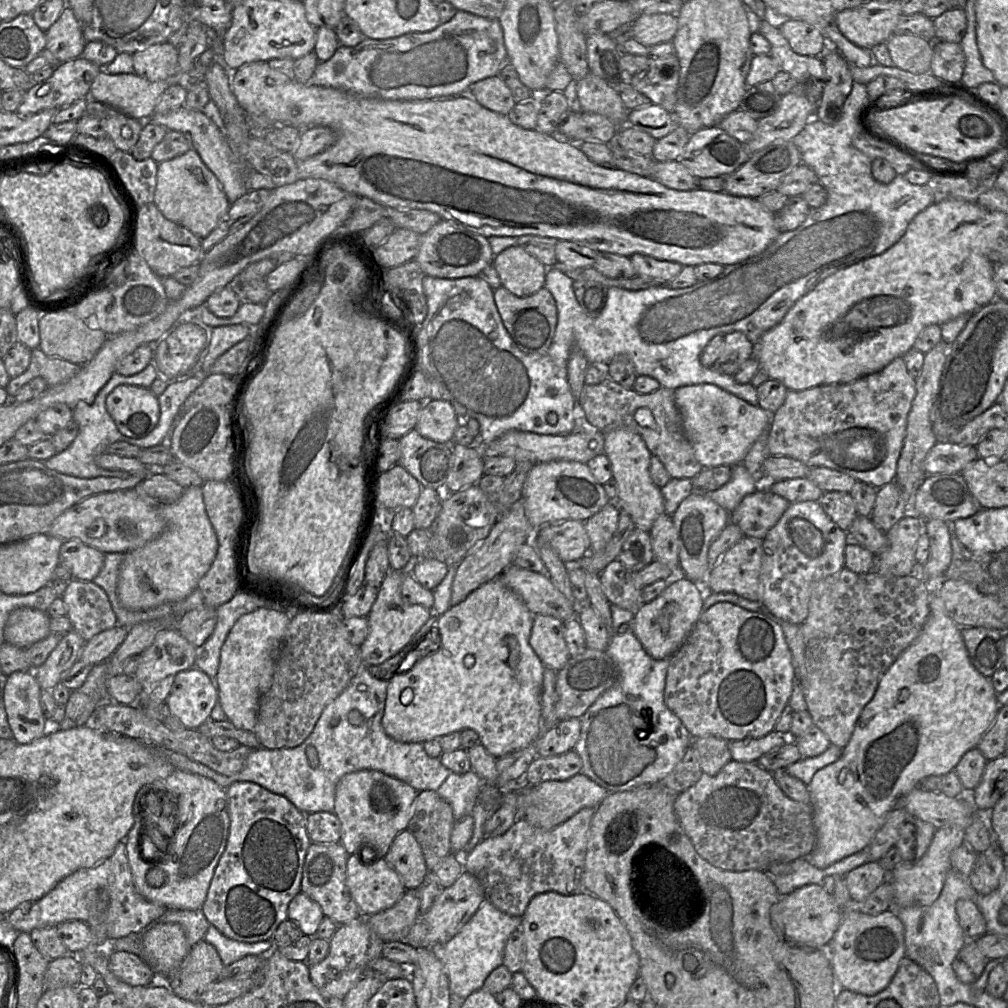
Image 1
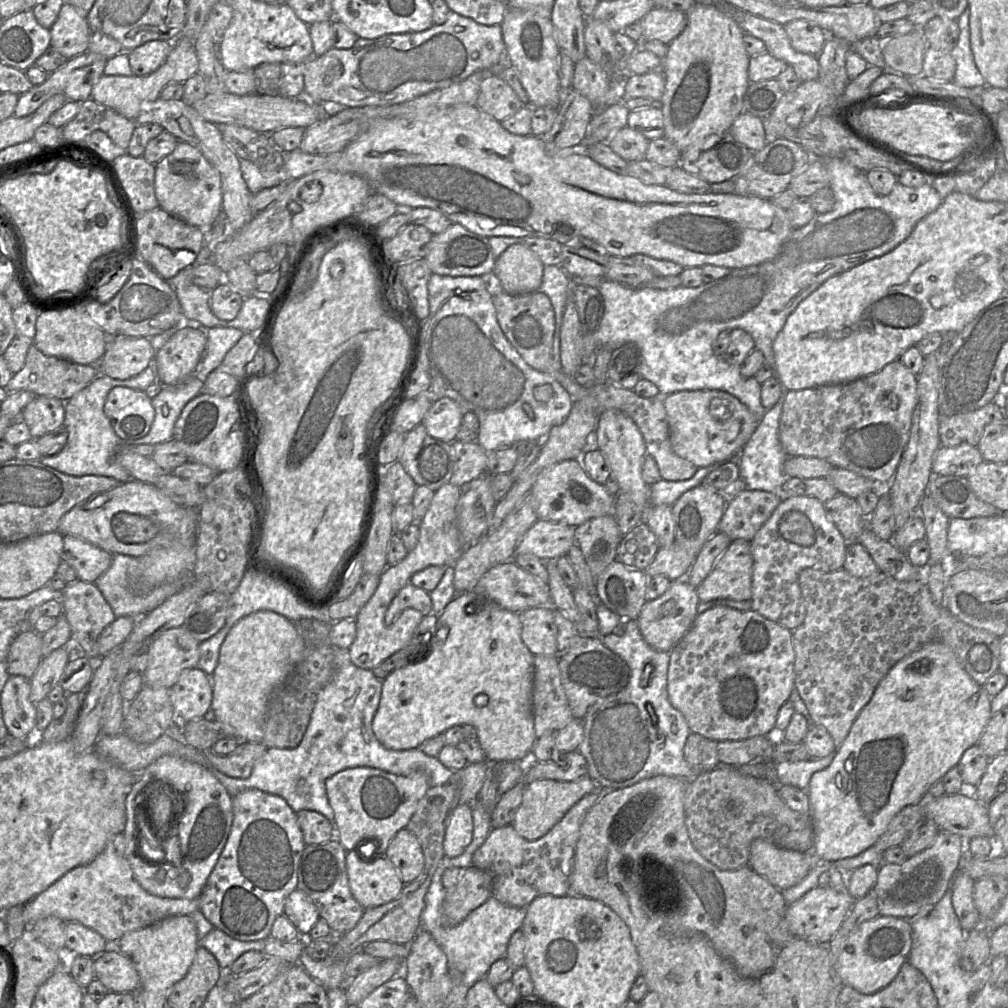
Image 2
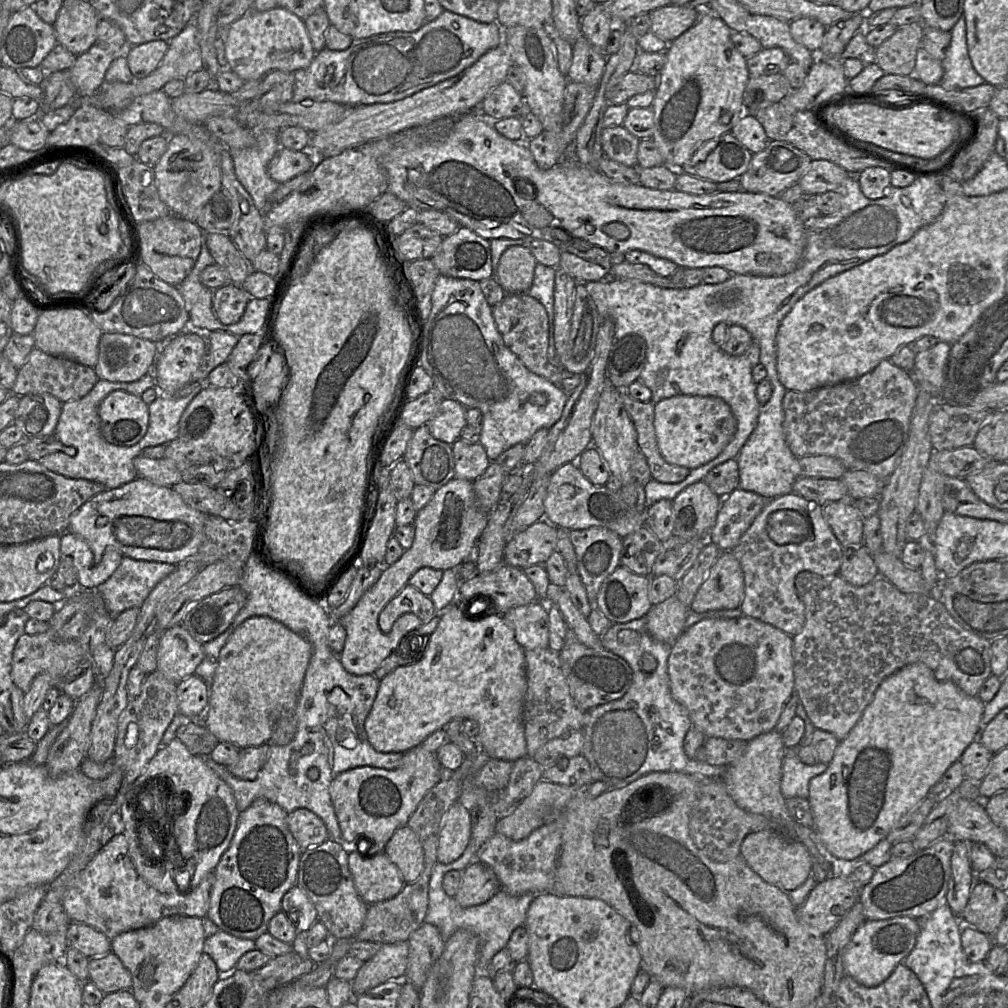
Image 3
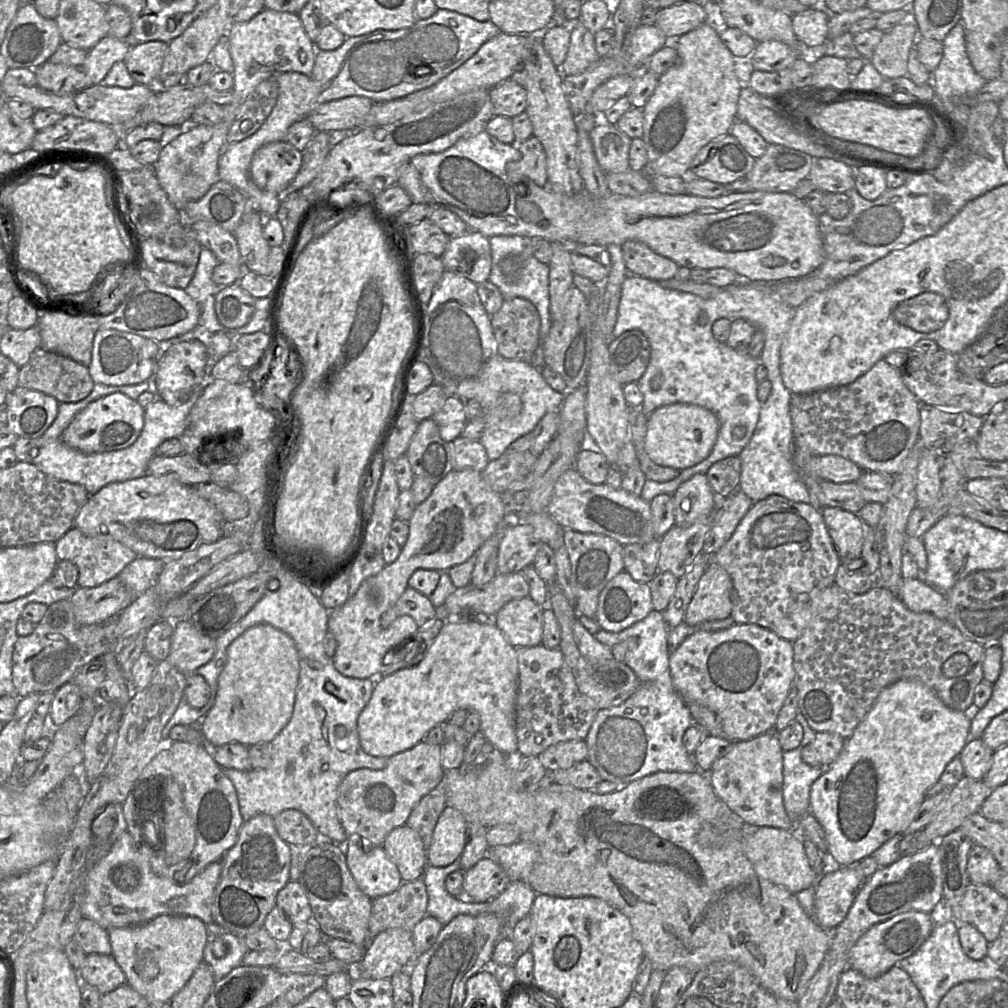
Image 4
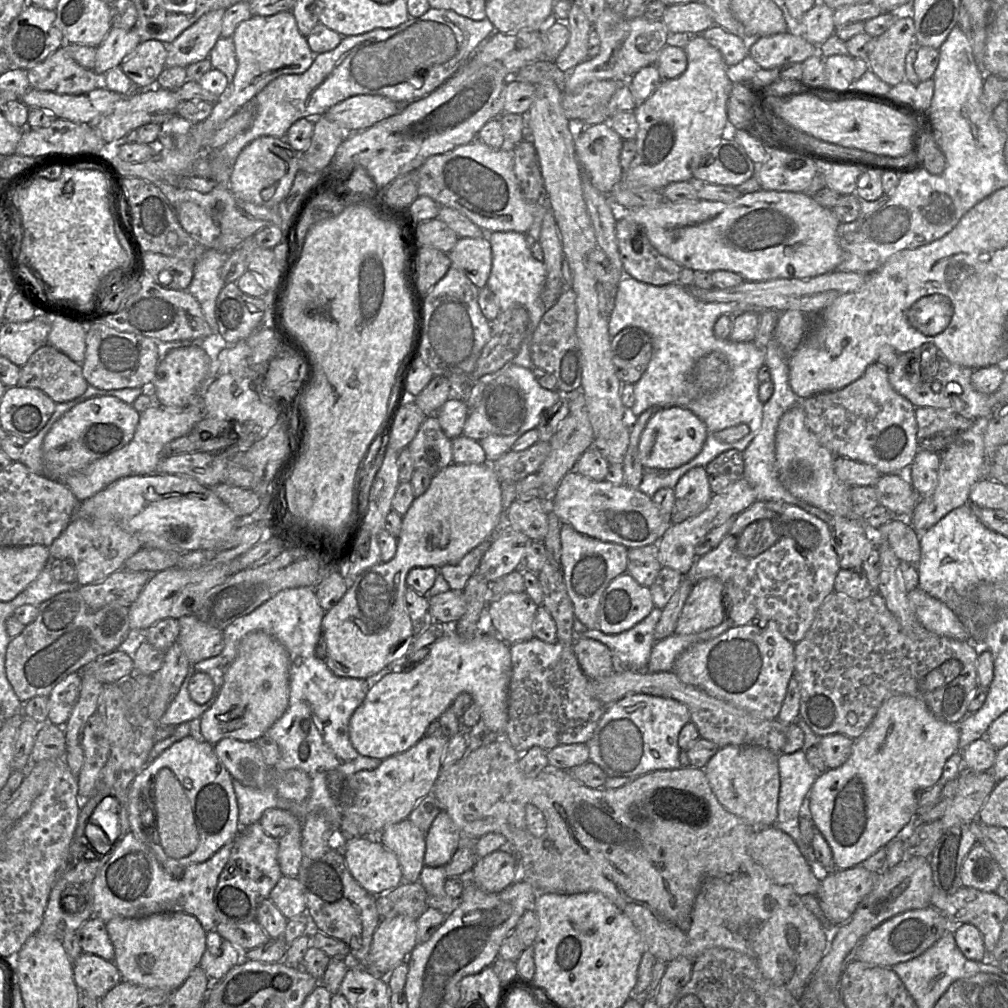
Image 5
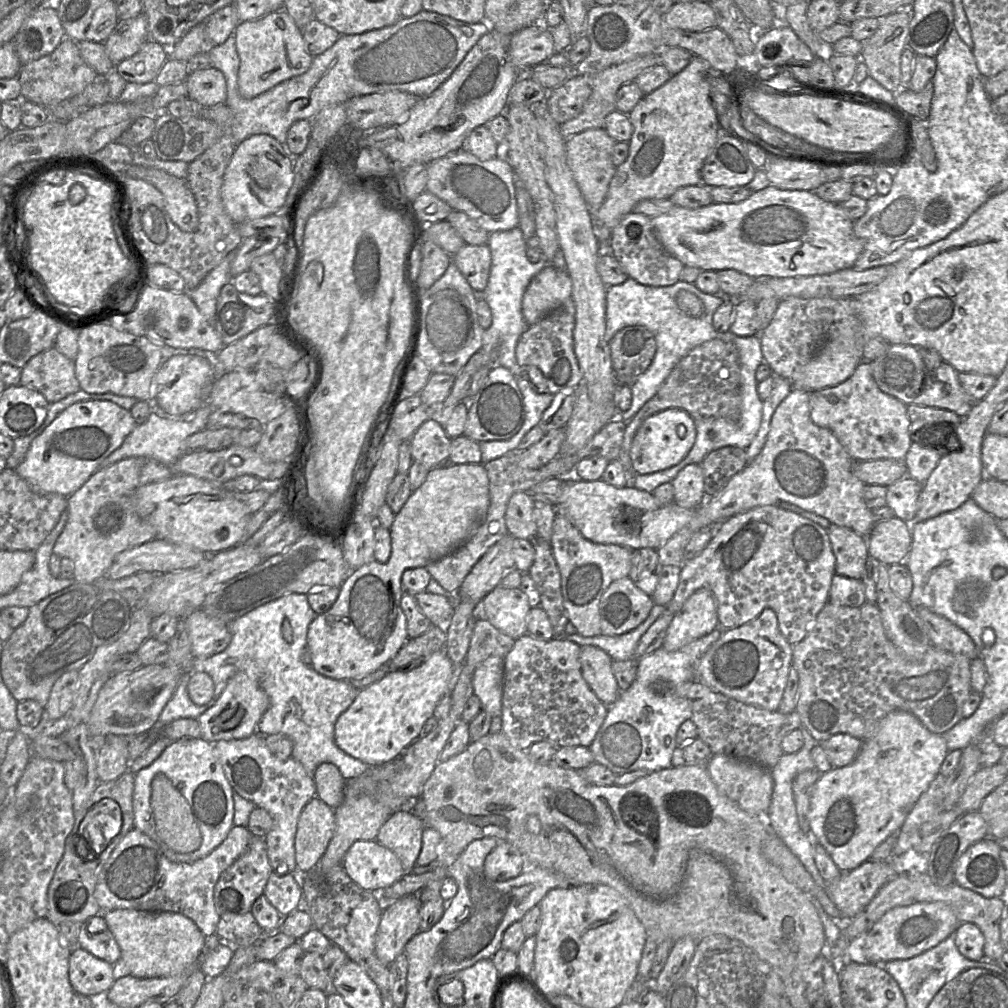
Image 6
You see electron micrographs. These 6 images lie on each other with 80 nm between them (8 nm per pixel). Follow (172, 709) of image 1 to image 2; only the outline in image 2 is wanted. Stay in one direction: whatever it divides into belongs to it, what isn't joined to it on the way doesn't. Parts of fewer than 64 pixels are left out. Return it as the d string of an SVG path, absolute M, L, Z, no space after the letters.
M197 667L183 671L170 688L170 698L174 719L186 723L204 718L211 708L211 677Z

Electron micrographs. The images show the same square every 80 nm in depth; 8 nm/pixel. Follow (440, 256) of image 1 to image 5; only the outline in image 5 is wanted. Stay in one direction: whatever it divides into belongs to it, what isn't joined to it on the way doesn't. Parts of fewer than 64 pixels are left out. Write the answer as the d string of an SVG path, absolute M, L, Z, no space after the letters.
M487 235L458 238L448 253L451 265L461 270L479 289L487 284L492 267L492 250Z

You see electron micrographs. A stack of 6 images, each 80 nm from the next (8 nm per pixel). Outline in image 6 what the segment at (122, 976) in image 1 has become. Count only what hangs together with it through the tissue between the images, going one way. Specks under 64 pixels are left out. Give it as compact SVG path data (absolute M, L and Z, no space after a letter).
M76 946L69 957L69 980L78 994L87 997L105 996L115 981L114 964Z

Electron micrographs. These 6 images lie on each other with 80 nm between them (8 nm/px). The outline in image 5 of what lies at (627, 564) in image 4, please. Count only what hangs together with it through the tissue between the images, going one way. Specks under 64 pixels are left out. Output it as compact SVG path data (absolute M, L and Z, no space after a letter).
M658 543L627 551L627 572L639 585L650 587L660 569Z

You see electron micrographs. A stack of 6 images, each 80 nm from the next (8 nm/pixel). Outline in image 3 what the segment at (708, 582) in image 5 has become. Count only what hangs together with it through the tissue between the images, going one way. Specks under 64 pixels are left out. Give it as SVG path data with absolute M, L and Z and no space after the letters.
M732 550L722 551L710 568L690 606L691 611L736 609L745 596L744 574Z

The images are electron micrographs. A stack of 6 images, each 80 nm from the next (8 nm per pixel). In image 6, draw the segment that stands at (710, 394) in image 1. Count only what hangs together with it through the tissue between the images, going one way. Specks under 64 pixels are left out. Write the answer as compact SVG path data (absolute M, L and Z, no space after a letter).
M669 408L648 417L637 430L630 449L634 474L651 474L680 463L696 439L694 419L684 410Z

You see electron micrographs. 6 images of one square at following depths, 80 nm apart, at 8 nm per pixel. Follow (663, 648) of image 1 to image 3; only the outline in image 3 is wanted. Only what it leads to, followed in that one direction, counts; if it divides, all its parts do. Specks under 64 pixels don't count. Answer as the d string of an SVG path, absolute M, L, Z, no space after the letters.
M676 595L652 605L645 615L649 634L657 641L673 645L685 630L685 621L691 611Z

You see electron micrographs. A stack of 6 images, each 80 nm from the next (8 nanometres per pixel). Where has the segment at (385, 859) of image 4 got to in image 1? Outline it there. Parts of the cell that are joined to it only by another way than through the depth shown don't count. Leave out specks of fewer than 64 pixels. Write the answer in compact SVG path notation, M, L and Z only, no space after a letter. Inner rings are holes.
M356 852L348 856L346 886L361 915L370 916L393 907L403 896L406 888L399 874L385 858L377 860L376 857L371 858L372 855L366 857L368 858L365 860L362 853ZM371 861L373 862L370 863Z

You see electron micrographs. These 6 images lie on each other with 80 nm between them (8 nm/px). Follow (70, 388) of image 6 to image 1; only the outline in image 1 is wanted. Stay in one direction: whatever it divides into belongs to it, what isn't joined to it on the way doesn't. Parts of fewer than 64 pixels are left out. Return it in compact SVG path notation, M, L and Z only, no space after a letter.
M35 348L31 350L28 368L21 375L11 378L5 389L10 398L14 397L25 384L36 377L42 377L48 387L53 387L68 381L80 368L81 365L48 356L41 349Z

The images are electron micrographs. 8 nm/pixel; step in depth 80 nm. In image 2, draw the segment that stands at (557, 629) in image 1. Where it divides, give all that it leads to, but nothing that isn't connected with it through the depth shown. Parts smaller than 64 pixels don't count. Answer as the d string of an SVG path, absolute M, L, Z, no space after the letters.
M531 608L519 613L521 639L534 656L558 656L554 610Z

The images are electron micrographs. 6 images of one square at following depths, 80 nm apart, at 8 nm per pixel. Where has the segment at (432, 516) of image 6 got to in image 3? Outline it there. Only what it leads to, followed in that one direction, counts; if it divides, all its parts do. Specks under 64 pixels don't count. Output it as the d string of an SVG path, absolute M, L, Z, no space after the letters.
M453 478L434 492L427 505L417 512L413 526L415 536L412 546L405 550L403 555L394 564L387 566L382 564L382 573L379 580L370 587L360 598L356 606L338 622L346 631L346 640L339 658L344 669L353 675L373 674L383 661L394 652L400 641L411 631L417 629L421 620L413 613L401 615L393 624L391 631L385 634L381 631L378 618L384 607L408 584L409 579L421 568L433 568L436 570L456 569L475 552L478 540L488 524L489 515L477 505L473 490L473 481Z

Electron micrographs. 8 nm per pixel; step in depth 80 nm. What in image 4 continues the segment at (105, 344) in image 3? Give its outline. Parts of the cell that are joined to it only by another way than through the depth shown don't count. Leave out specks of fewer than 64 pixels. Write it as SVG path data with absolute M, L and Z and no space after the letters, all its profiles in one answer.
M97 329L93 341L92 359L88 366L95 383L111 386L142 383L155 375L158 344L154 340L115 329Z

